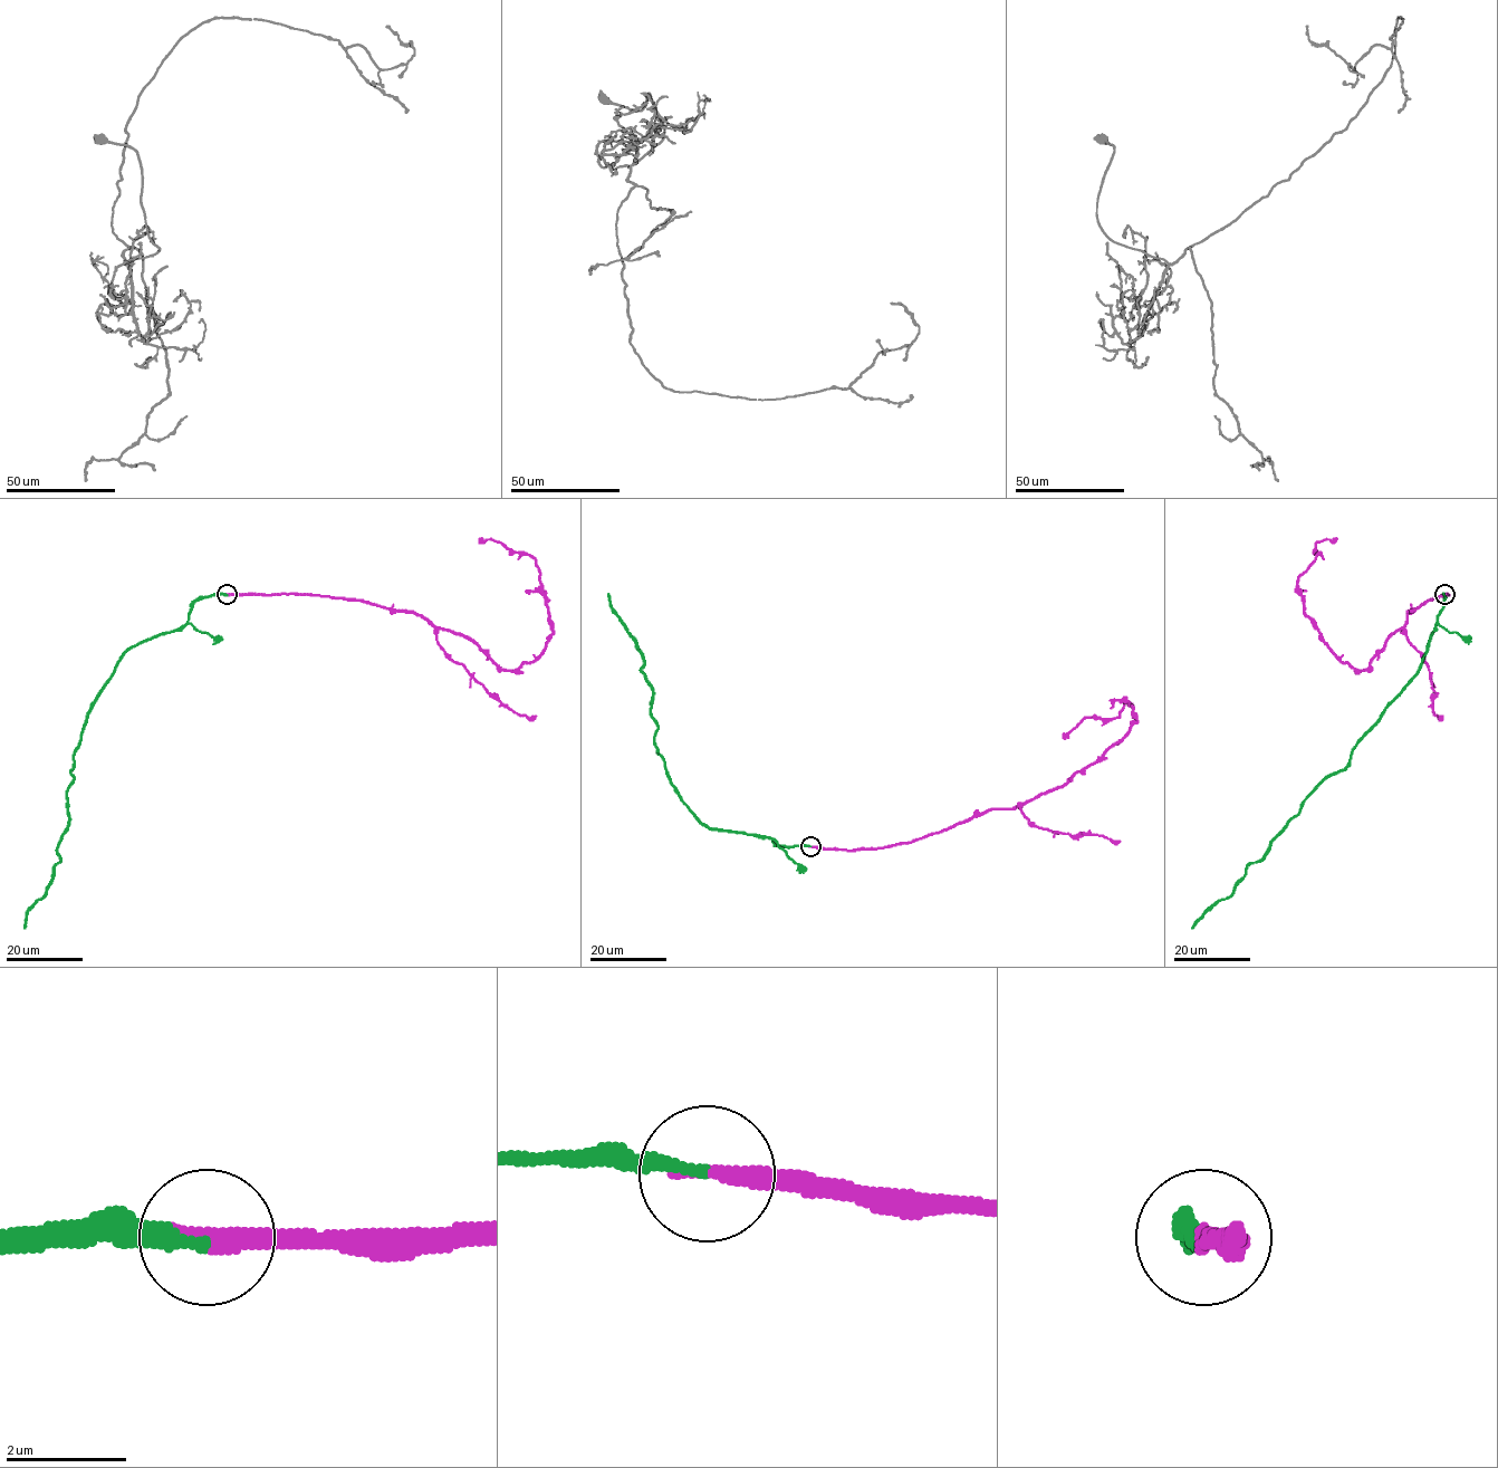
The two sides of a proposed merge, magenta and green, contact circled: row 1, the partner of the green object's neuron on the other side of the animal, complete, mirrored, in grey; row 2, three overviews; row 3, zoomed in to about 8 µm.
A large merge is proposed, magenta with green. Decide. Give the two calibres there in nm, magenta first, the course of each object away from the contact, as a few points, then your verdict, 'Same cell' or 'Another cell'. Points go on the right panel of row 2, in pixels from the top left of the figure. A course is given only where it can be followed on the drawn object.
Thickness 300 nm (magenta) against 240 nm. Course of magenta: (1444, 594), (1410, 610), (1370, 665), (1355, 670), (1304, 612), (1297, 582), (1315, 559), (1315, 544), (1336, 538). Course of green: (1444, 594), (1417, 673), (1354, 748), (1350, 763), (1323, 782), (1268, 852), (1247, 866), (1232, 893), (1192, 928). Same cell

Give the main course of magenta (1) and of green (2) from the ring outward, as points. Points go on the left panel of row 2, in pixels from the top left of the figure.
1: (227, 594), (324, 595), (415, 613), (517, 670), (553, 633), (539, 571), (528, 555), (479, 538)
2: (227, 594), (200, 597), (184, 625), (127, 650), (98, 694), (74, 755), (60, 861), (23, 928)

